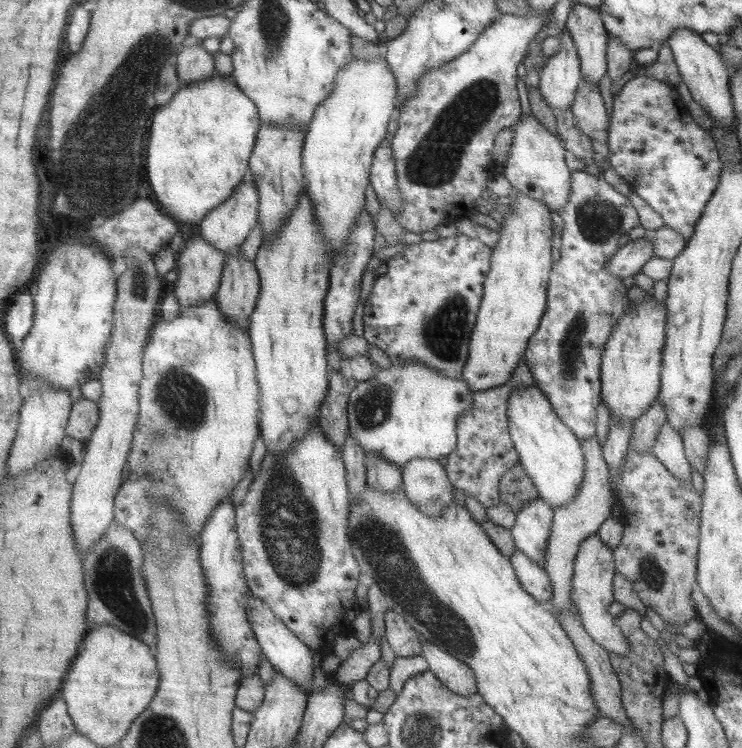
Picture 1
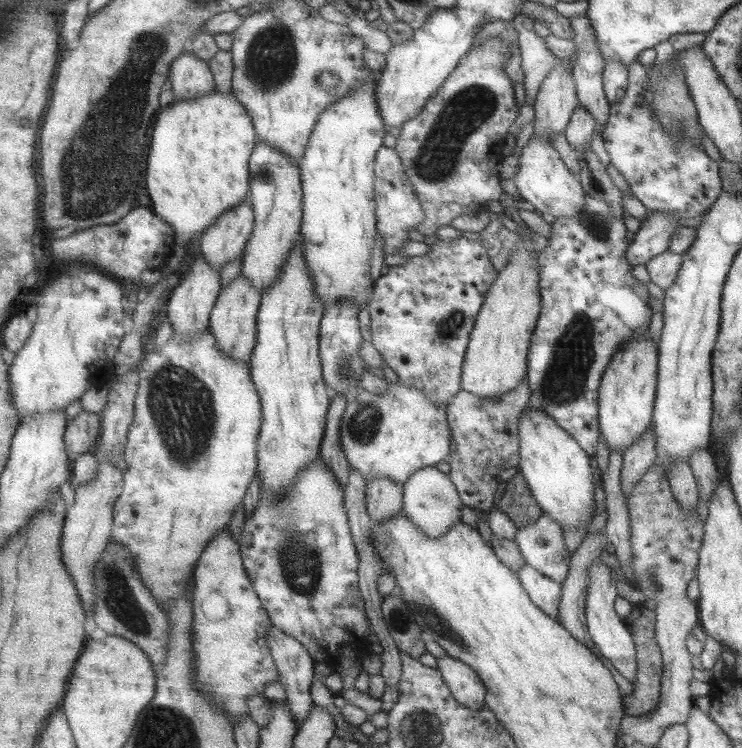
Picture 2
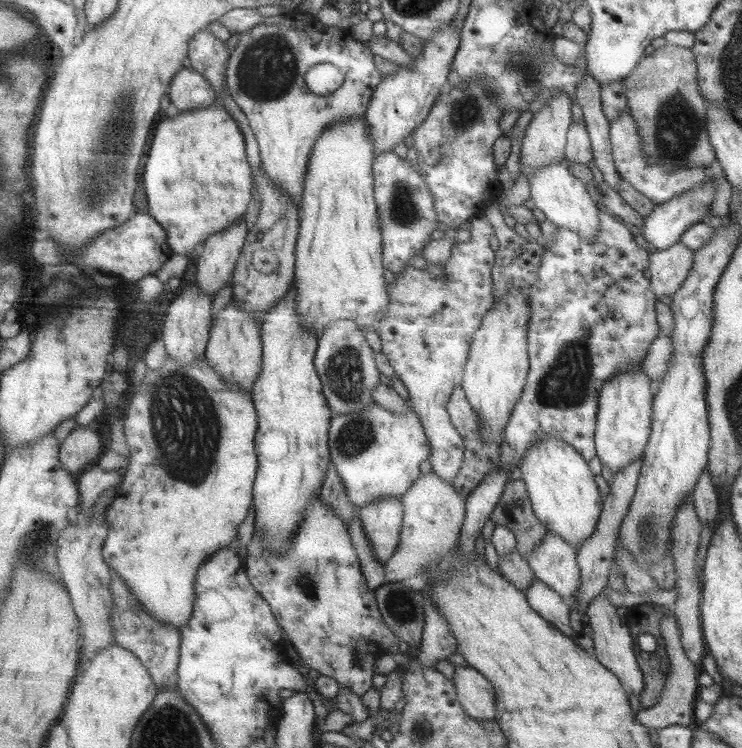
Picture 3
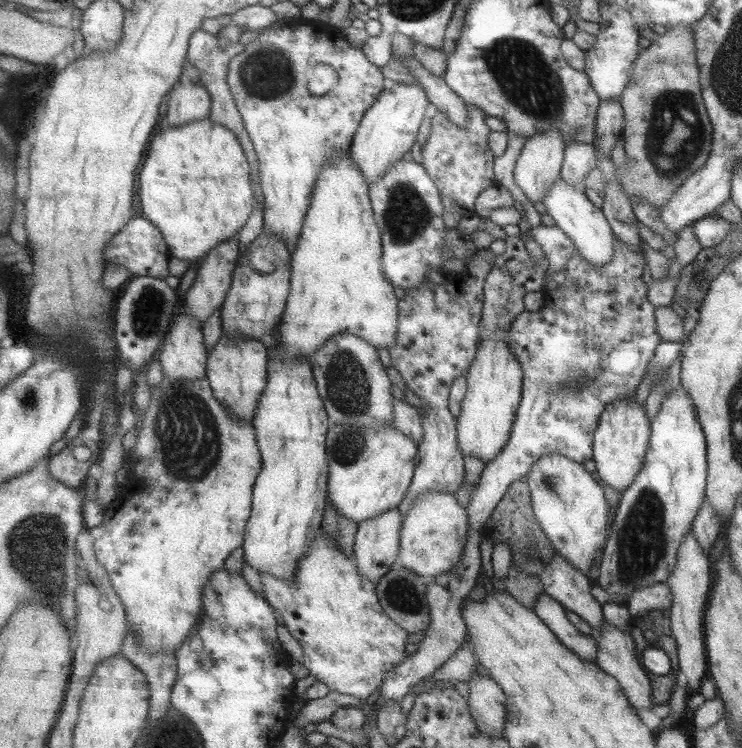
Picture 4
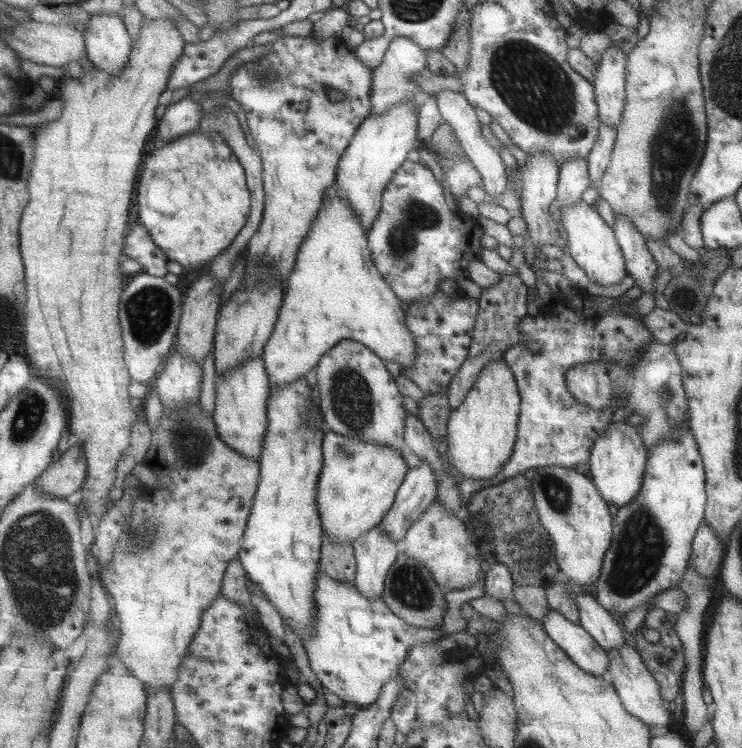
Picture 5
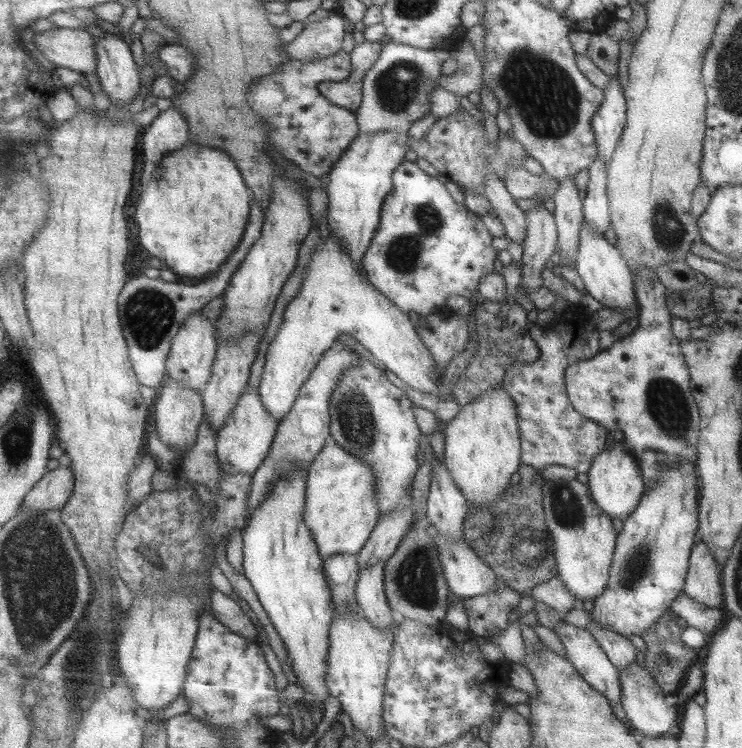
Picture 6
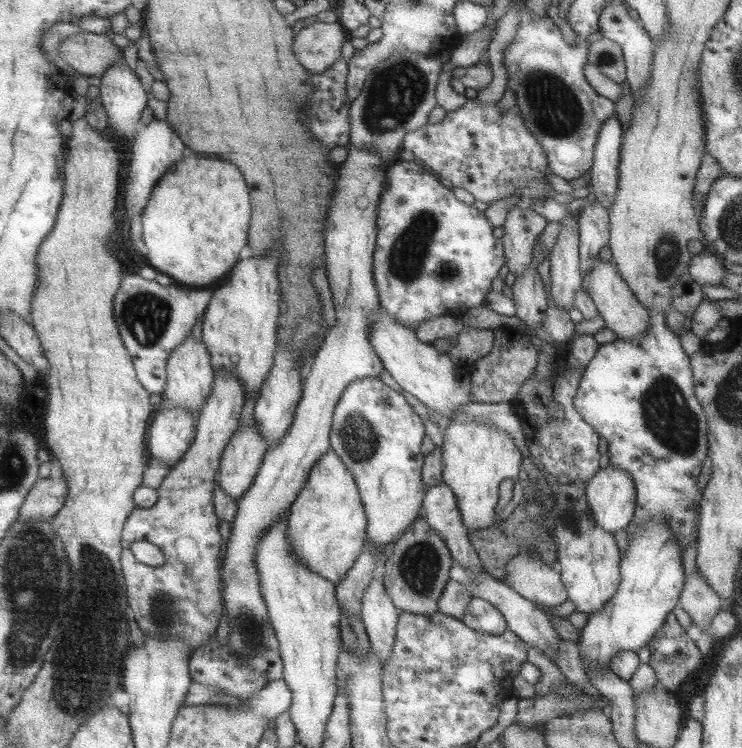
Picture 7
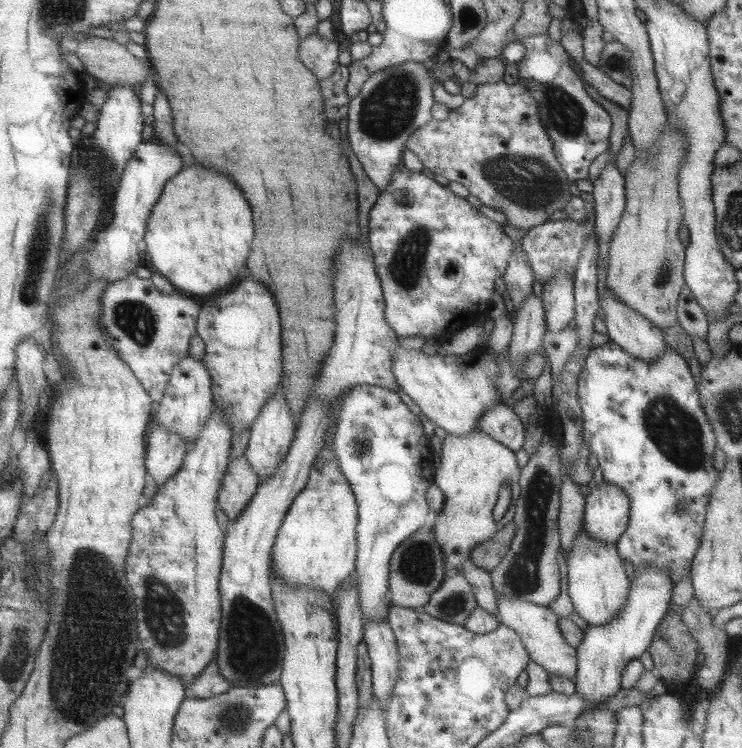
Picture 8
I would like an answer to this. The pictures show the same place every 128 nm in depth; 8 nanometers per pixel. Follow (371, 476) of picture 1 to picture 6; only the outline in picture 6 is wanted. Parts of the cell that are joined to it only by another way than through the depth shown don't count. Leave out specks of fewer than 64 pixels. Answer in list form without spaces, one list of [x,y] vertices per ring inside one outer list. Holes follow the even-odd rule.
[[[384,562],[368,564],[361,570],[356,588],[360,608],[371,626],[388,630],[392,623],[392,611],[384,593]]]

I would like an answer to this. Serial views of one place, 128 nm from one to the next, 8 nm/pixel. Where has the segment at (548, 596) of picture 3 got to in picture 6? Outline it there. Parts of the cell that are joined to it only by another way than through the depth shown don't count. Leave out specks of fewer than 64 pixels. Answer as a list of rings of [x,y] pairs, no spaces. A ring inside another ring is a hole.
[[[563,619],[558,622],[556,629],[553,630],[559,640],[563,644],[566,654],[570,659],[574,669],[579,673],[579,676],[591,687],[593,690],[602,694],[612,705],[619,704],[621,700],[621,681],[620,670],[615,668],[606,657],[604,650],[596,643],[593,635],[583,628],[577,628],[569,625]]]

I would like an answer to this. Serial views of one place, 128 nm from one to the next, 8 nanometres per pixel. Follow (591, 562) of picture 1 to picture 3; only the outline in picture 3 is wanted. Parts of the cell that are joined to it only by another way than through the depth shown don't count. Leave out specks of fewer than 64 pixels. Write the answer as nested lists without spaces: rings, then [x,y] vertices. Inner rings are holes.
[[[598,594],[598,596],[592,599],[585,610],[592,630],[594,657],[603,668],[609,670],[620,680],[625,689],[631,690],[637,697],[644,687],[643,675],[636,659],[638,650],[623,619],[615,615],[615,609],[607,599]]]

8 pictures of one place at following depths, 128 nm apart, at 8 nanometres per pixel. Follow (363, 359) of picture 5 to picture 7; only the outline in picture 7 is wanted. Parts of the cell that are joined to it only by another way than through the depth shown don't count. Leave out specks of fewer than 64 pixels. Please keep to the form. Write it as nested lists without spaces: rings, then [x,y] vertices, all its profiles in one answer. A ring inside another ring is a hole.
[[[359,379],[351,383],[334,412],[331,443],[337,453],[354,474],[367,515],[366,545],[376,548],[386,555],[395,538],[407,530],[411,523],[422,514],[422,500],[426,484],[421,480],[421,438],[423,438],[421,418],[413,414],[401,393],[397,393],[379,379]]]

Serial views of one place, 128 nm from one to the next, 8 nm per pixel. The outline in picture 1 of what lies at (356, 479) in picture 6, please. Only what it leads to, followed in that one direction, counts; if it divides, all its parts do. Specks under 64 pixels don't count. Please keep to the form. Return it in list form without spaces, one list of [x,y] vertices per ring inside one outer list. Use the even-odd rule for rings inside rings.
[[[407,363],[399,367],[389,367],[375,372],[375,376],[365,383],[359,383],[351,393],[348,417],[351,435],[359,439],[359,445],[367,454],[376,454],[395,466],[402,467],[415,458],[437,460],[447,456],[456,446],[457,416],[472,403],[472,391],[467,388],[463,378],[451,379],[439,375],[437,371],[423,365]]]

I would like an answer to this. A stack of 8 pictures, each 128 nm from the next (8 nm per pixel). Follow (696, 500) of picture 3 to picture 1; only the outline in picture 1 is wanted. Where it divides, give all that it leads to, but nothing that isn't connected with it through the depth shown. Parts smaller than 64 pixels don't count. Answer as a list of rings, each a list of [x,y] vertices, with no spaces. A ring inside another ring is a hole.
[[[686,426],[679,433],[684,455],[688,463],[699,474],[704,474],[704,466],[707,462],[707,447],[709,447],[709,438],[707,431],[698,426]]]

